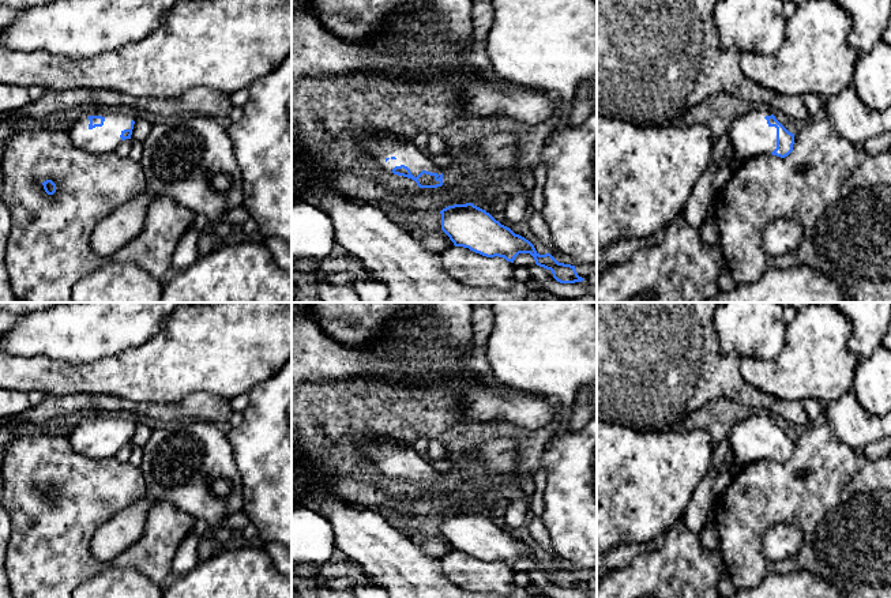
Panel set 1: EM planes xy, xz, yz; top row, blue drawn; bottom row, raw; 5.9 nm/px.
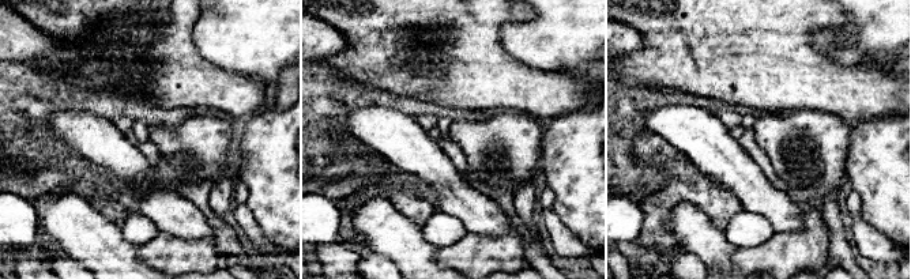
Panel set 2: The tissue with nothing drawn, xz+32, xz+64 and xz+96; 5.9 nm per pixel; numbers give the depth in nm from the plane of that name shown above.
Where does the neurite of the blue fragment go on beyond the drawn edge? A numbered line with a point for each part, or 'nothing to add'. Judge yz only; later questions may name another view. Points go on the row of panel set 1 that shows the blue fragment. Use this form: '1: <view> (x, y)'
1: yz (749, 135)

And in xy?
1: xy (105, 139)

